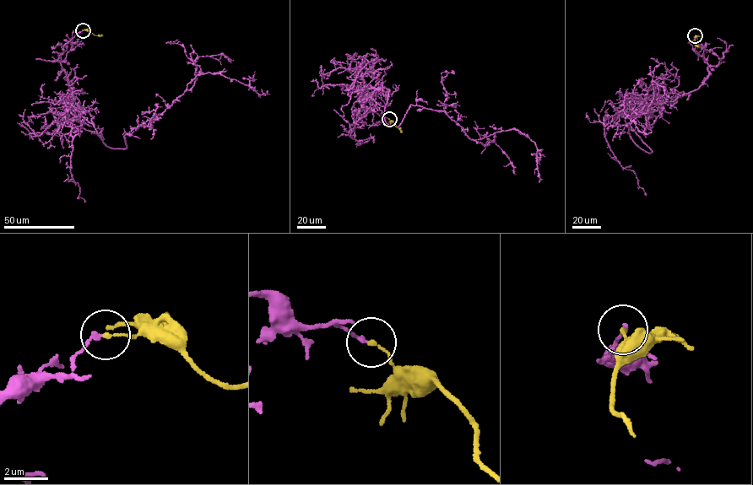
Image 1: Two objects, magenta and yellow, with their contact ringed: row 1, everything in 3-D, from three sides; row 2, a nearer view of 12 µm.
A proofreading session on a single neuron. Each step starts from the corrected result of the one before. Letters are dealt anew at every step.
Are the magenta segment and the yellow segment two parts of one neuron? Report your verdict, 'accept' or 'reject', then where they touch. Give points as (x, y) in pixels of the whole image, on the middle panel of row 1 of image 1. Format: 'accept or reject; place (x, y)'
accept; place (389, 119)

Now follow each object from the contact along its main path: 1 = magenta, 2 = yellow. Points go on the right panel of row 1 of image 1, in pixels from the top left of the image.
1: (695, 35), (708, 78), (631, 120), (652, 152), (626, 124), (648, 105), (625, 95), (625, 113), (652, 132)
2: (695, 35), (696, 45), (698, 46)

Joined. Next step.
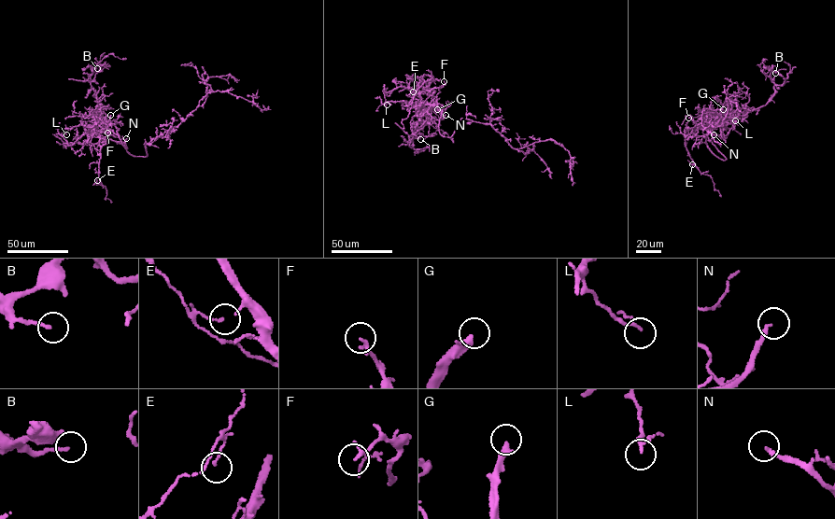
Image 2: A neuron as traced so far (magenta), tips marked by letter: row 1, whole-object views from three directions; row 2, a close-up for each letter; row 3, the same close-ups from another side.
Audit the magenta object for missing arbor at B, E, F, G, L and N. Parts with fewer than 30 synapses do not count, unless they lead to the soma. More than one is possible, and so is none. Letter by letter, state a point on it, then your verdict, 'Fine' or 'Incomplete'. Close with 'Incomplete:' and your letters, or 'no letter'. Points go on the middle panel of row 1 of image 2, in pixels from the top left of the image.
B: Place: (420, 139). Fine
E: Place: (413, 91). Fine
F: Place: (444, 81). Fine
G: Place: (437, 109). Incomplete
L: Place: (387, 105). Fine
N: Place: (445, 115). Incomplete
Incomplete: G, N

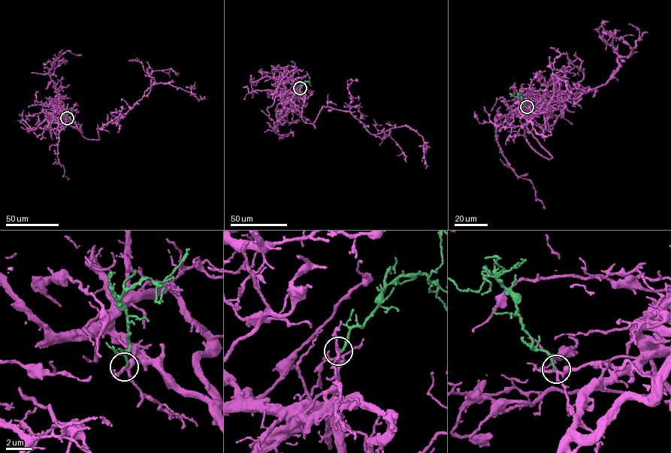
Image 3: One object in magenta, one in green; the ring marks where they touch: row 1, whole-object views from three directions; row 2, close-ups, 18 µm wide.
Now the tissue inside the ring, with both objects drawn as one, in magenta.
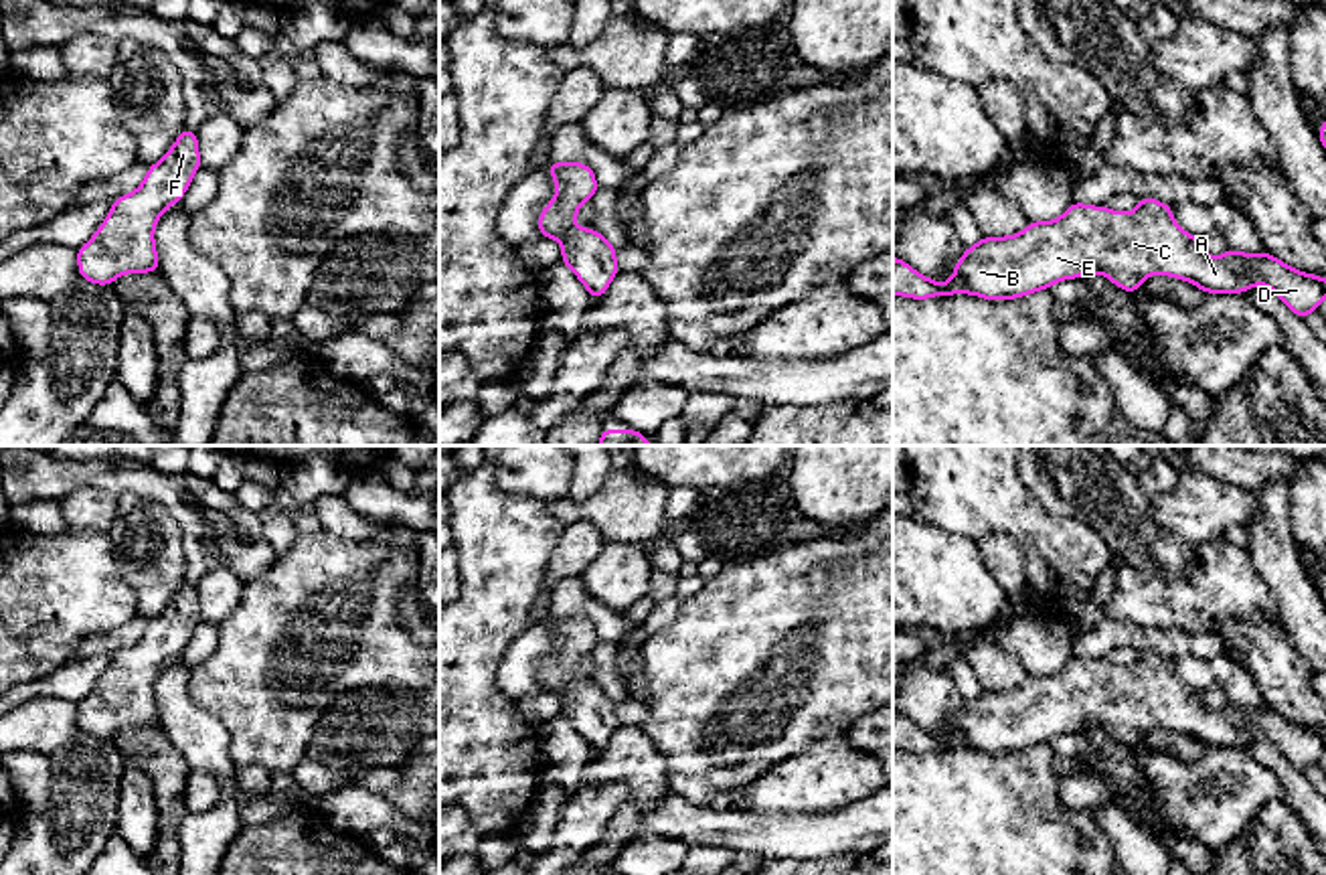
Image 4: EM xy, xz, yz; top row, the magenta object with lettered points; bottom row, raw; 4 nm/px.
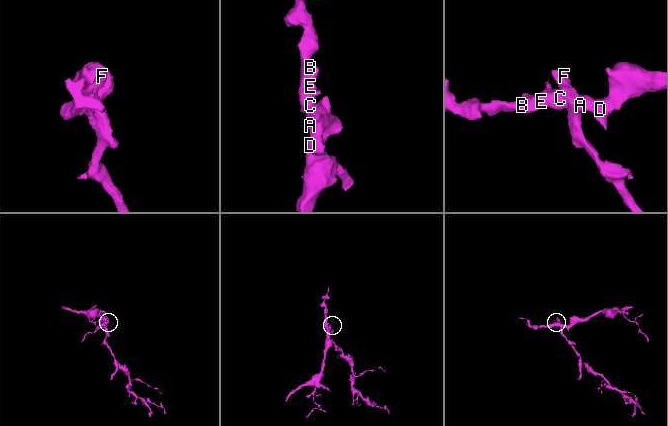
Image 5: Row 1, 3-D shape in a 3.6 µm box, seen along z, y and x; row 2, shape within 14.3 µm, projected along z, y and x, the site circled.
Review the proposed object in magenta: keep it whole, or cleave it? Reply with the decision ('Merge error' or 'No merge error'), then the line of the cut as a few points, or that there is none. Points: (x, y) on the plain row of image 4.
No merge error. No split

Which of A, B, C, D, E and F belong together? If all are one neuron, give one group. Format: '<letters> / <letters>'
A B C D E F

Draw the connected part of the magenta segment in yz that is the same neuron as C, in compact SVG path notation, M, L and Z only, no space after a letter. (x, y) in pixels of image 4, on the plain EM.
M1144 650L1134 666L1120 666L1107 660L1071 656L1055 674L1034 674L1016 689L982 691L974 701L966 701L954 721L949 735L939 737L917 727L907 715L893 711L893 749L927 753L933 749L972 747L984 753L1012 753L1039 743L1049 743L1061 733L1099 727L1113 739L1136 747L1140 737L1154 727L1184 733L1205 747L1245 747L1263 737L1298 770L1316 766L1326 749L1326 733L1298 725L1271 707L1241 707L1227 703L1219 711L1203 705L1200 693L1182 685L1166 656Z

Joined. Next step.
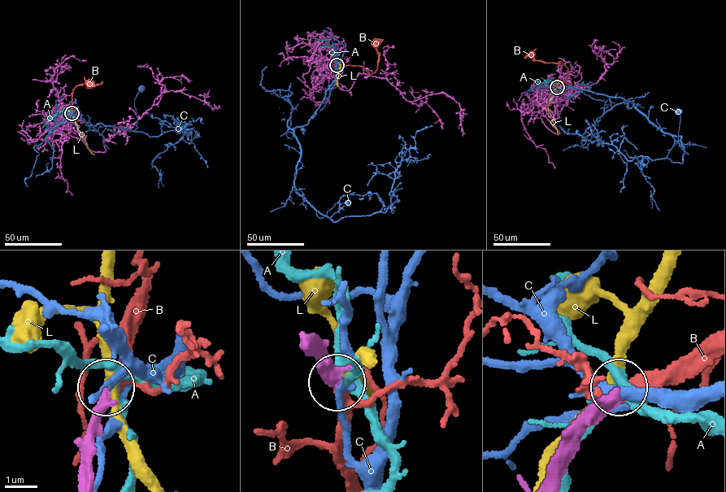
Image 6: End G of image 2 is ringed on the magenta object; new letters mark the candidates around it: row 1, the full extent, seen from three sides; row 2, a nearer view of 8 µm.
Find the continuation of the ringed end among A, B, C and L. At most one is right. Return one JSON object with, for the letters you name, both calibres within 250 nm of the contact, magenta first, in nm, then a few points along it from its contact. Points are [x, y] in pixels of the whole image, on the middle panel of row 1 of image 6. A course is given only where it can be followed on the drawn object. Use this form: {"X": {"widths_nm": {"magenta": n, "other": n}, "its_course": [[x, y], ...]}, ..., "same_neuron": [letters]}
{"B": {"widths_nm": {"magenta": 400, "other": 260}, "its_course": [[336, 65], [338, 71], [347, 65], [356, 65], [372, 74], [378, 62], [377, 44]]}, "same_neuron": ["B"]}

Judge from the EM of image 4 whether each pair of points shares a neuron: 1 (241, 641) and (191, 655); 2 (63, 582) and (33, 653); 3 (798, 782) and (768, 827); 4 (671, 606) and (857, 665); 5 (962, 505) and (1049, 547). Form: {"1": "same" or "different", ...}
{"1": "different", "2": "same", "3": "different", "4": "different", "5": "same"}

